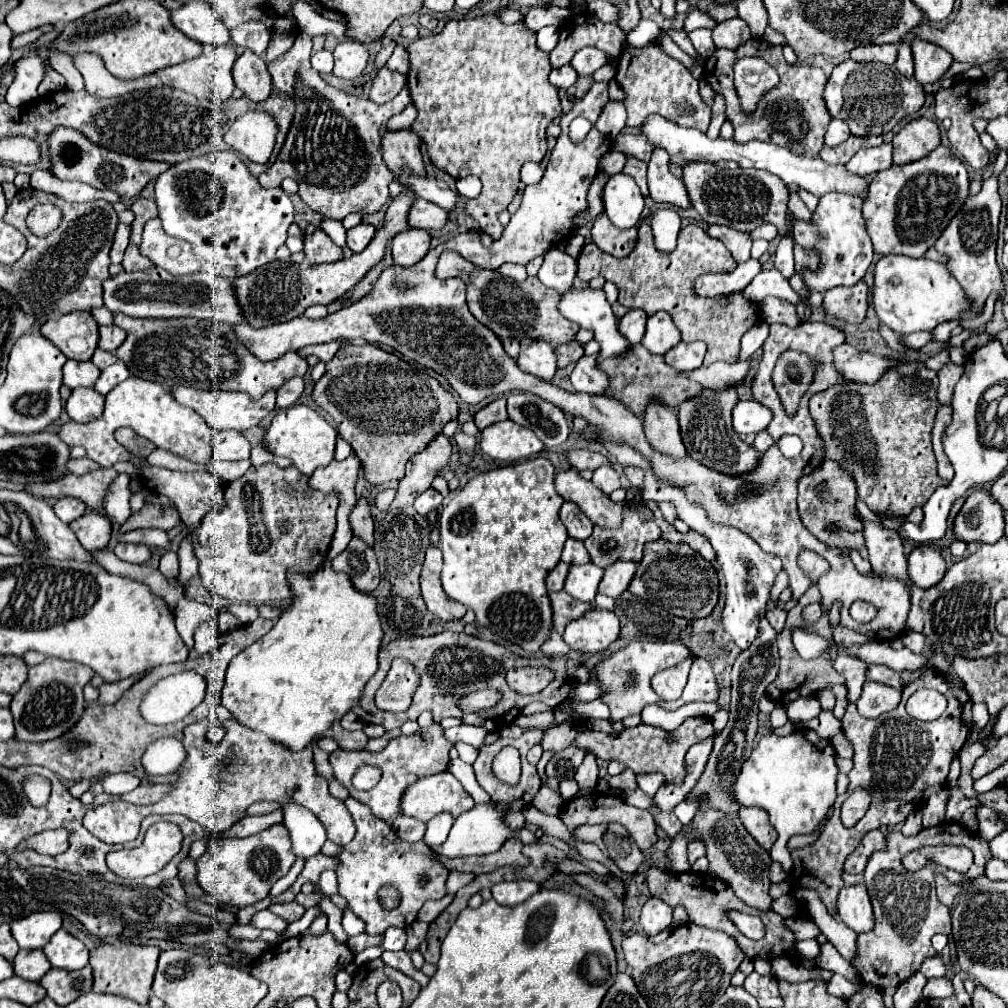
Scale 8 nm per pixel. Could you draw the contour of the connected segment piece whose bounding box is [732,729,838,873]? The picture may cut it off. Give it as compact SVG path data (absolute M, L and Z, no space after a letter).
M794 731L788 737L770 733L760 739L758 747L744 761L738 779L732 785L734 801L768 811L770 823L780 835L770 849L770 857L782 865L784 873L788 873L788 839L792 835L814 833L836 799L838 767L834 759L836 751L832 743L820 739L816 731Z

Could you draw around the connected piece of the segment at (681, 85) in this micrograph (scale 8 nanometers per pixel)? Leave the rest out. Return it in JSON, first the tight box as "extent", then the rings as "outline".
{"extent":[616,41,710,131],"outline":[[[652,41],[644,47],[634,47],[626,43],[616,67],[616,81],[624,87],[628,95],[628,99],[624,101],[626,113],[628,113],[628,119],[626,119],[628,127],[640,129],[648,115],[658,113],[680,127],[694,127],[700,131],[708,129],[710,107],[702,101],[698,93],[700,81],[694,79],[692,73],[680,61],[666,55],[660,49],[658,41]]]}

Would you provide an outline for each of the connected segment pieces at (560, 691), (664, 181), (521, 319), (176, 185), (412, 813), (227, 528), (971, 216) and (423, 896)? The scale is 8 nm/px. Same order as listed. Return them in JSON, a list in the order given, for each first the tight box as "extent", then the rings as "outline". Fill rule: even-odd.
[{"extent":[352,631,592,733],"outline":[[[442,631],[442,633],[436,633],[436,635],[426,635],[426,637],[414,637],[414,639],[396,639],[396,641],[390,641],[388,645],[382,645],[380,647],[380,653],[378,653],[378,671],[372,675],[372,679],[366,683],[364,691],[362,691],[362,697],[358,701],[358,707],[360,709],[352,709],[358,719],[362,723],[376,723],[376,725],[382,725],[386,731],[394,731],[398,729],[404,721],[416,721],[420,717],[422,711],[430,711],[434,721],[440,723],[444,717],[456,717],[460,719],[464,725],[476,725],[476,727],[484,727],[488,733],[494,733],[496,727],[498,731],[502,727],[506,727],[508,723],[512,723],[518,715],[520,715],[520,709],[524,705],[528,705],[530,701],[542,701],[546,703],[548,707],[556,707],[560,703],[564,703],[568,699],[568,693],[574,691],[576,687],[564,687],[570,679],[580,679],[580,681],[590,681],[592,675],[590,671],[582,665],[582,663],[576,663],[576,661],[568,661],[564,657],[556,657],[556,659],[550,659],[546,661],[554,671],[556,671],[556,679],[542,691],[542,693],[536,693],[536,695],[520,695],[516,691],[512,691],[506,683],[506,671],[514,665],[520,665],[522,657],[514,655],[512,651],[506,651],[502,647],[498,647],[498,643],[492,643],[492,641],[484,641],[484,639],[478,639],[478,637],[472,637],[472,635],[466,635],[466,633],[452,633],[452,631]],[[394,657],[410,657],[410,661],[420,669],[420,677],[422,677],[422,683],[414,695],[414,701],[410,705],[408,711],[404,711],[402,715],[394,715],[394,713],[380,713],[380,709],[374,705],[374,693],[376,689],[380,687],[380,683],[384,681],[386,673],[388,673],[388,667],[392,663]],[[486,687],[492,687],[492,689],[498,689],[502,691],[504,699],[484,711],[484,713],[472,713],[472,715],[464,715],[458,707],[456,707],[456,699],[458,695],[464,697],[468,695],[470,691],[478,691],[478,689],[486,689]]]},{"extent":[648,149,690,209],"outline":[[[654,149],[652,159],[648,161],[648,187],[650,197],[658,203],[670,203],[680,209],[690,207],[690,199],[682,179],[670,173],[670,155],[664,149]]]},{"extent":[436,251,580,349],"outline":[[[444,251],[440,255],[438,265],[436,265],[436,275],[458,275],[468,287],[466,293],[468,293],[470,313],[482,325],[486,325],[490,331],[494,331],[500,339],[530,337],[534,341],[546,341],[554,349],[558,349],[560,345],[574,341],[574,337],[580,329],[580,327],[576,327],[576,323],[568,323],[556,311],[558,291],[542,285],[538,277],[528,277],[526,283],[516,283],[514,279],[502,277],[498,271],[480,269],[480,267],[468,263],[456,251]]]},{"extent":[156,151,294,281],"outline":[[[214,151],[196,159],[188,159],[186,163],[172,165],[164,175],[156,179],[156,205],[164,231],[194,245],[192,253],[200,261],[200,270],[205,268],[206,261],[224,261],[224,271],[220,271],[220,275],[230,281],[246,275],[248,271],[254,271],[256,267],[262,267],[268,261],[274,261],[276,249],[284,245],[286,231],[294,219],[290,197],[280,187],[264,189],[258,179],[250,175],[248,167],[234,151]]]},{"extent":[400,771,472,821],"outline":[[[442,771],[414,781],[410,787],[406,787],[400,799],[402,813],[420,821],[430,821],[442,811],[458,817],[472,805],[472,797],[464,791],[460,781],[450,771]]]},{"extent":[192,463,340,611],"outline":[[[266,463],[266,465],[260,465],[260,467],[252,467],[248,469],[240,479],[236,481],[230,481],[226,485],[226,491],[224,491],[224,501],[226,505],[222,509],[212,509],[210,513],[206,513],[200,521],[200,525],[192,531],[192,549],[194,549],[194,555],[196,559],[200,561],[200,567],[198,567],[198,581],[202,583],[204,587],[204,593],[212,599],[210,603],[205,603],[211,606],[216,611],[222,609],[223,606],[228,606],[229,603],[250,603],[250,605],[264,605],[264,603],[270,603],[270,601],[284,601],[284,599],[292,599],[294,593],[290,589],[290,583],[286,579],[286,573],[304,573],[304,575],[312,575],[316,573],[324,561],[326,561],[326,553],[328,553],[328,547],[332,543],[332,535],[336,531],[336,509],[340,505],[340,499],[336,493],[328,493],[328,495],[322,495],[314,489],[308,487],[308,477],[302,475],[300,471],[296,471],[294,467],[292,469],[280,469],[278,465],[272,465],[272,463]]]},{"extent":[936,177,1004,307],"outline":[[[990,177],[984,181],[984,187],[978,195],[968,195],[962,203],[962,209],[956,217],[950,219],[948,227],[942,231],[940,239],[936,241],[936,251],[942,255],[948,255],[950,261],[946,263],[948,271],[956,277],[956,281],[964,287],[966,295],[972,299],[974,307],[982,307],[986,299],[996,293],[1002,295],[1004,283],[1002,273],[996,263],[996,239],[998,239],[998,219],[1002,211],[1002,201],[998,195],[996,179]]]},{"extent":[334,797,450,935],"outline":[[[348,797],[344,803],[356,823],[356,837],[348,845],[344,845],[340,853],[334,855],[338,859],[338,893],[348,901],[348,907],[360,919],[364,919],[368,935],[380,935],[388,927],[406,929],[416,921],[416,915],[424,901],[442,899],[446,895],[446,879],[450,871],[440,867],[440,863],[432,861],[432,849],[424,841],[404,843],[386,821],[372,815],[368,805],[356,801],[354,797]],[[420,875],[428,877],[426,887],[420,887]],[[384,885],[392,885],[402,893],[400,905],[392,911],[382,909],[376,897],[376,891]]]}]

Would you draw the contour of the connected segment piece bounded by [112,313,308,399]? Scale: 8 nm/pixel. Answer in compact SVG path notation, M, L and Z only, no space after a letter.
M112 313L114 325L128 333L128 343L122 343L114 355L124 361L130 375L164 385L166 389L186 385L194 389L244 391L252 399L260 399L270 389L278 389L292 377L306 375L308 363L288 351L276 361L260 361L234 335L228 323L200 319L136 319L124 313Z

